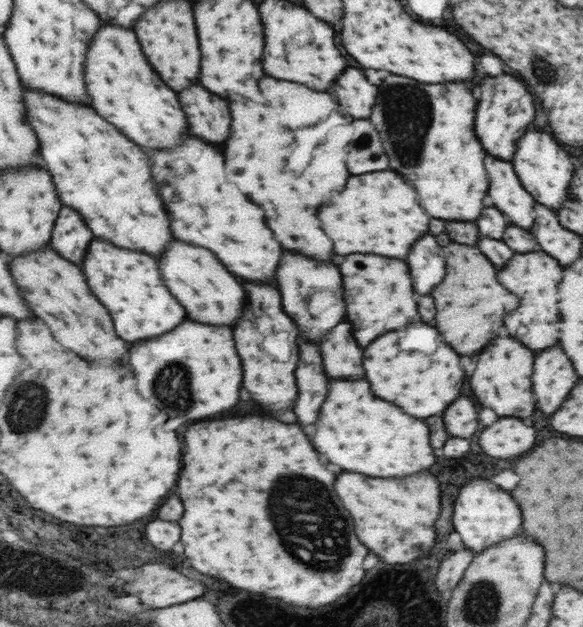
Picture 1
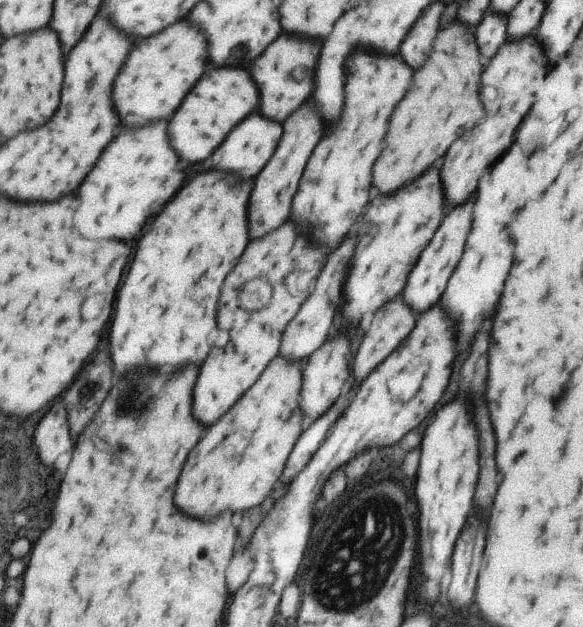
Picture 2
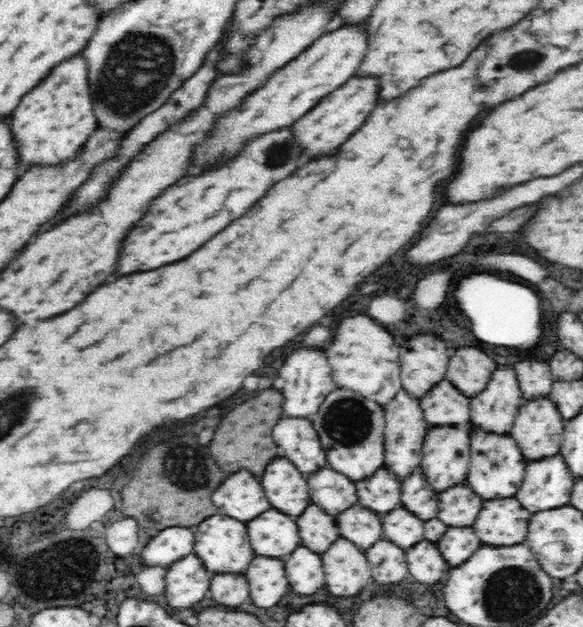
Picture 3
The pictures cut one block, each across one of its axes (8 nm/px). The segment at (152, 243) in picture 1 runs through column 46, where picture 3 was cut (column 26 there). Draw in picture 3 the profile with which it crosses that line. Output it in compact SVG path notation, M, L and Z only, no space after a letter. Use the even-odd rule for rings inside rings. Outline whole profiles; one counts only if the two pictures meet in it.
M76 54L52 68L52 72L20 100L16 108L16 136L20 136L20 148L24 148L24 162L44 160L44 164L52 164L52 160L68 160L68 156L74 156L76 148L88 140L98 124L88 88L88 68L86 56Z

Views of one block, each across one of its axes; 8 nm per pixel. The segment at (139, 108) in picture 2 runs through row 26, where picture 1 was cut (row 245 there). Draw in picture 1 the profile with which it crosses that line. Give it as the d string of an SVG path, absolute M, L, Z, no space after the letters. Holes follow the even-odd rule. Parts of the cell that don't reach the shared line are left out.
M175 240L175 244L167 250L169 252L161 256L159 264L163 268L163 276L167 276L167 286L175 292L175 296L179 296L179 300L183 300L189 316L205 324L233 326L247 306L247 290L237 282L237 278L223 268L221 260L207 248Z

